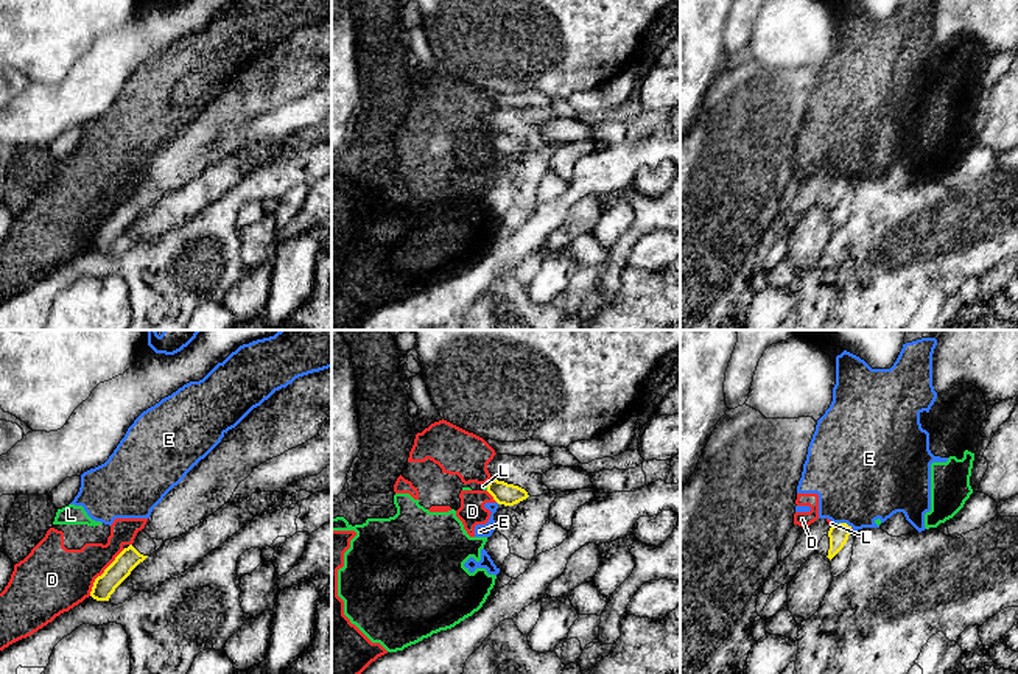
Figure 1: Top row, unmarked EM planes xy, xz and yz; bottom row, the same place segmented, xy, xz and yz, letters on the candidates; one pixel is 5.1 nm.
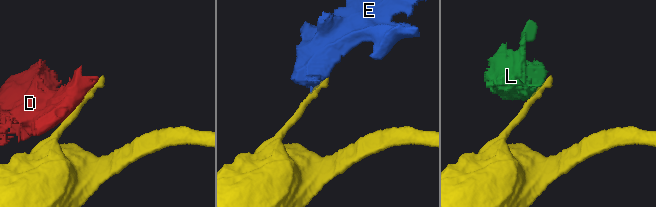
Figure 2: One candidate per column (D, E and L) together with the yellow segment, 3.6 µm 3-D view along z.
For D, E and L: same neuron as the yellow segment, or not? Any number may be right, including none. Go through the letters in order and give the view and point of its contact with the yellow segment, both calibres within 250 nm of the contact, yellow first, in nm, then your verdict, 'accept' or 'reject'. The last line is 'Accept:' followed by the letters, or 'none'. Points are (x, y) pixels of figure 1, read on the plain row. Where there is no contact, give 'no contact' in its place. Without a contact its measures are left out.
D: meets yellow in xy at (105, 223); 110 nm thick on the yellow side, 320 nm on the other; reject
E: meets yellow in yz at (845, 175); 100 nm thick on the yellow side, 460 nm on the other; reject
L: meets yellow in xz at (487, 137); 110 nm thick on the yellow side, 30 nm on the other; reject
Accept: none

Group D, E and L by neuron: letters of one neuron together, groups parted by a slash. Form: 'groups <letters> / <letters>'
groups D E L

